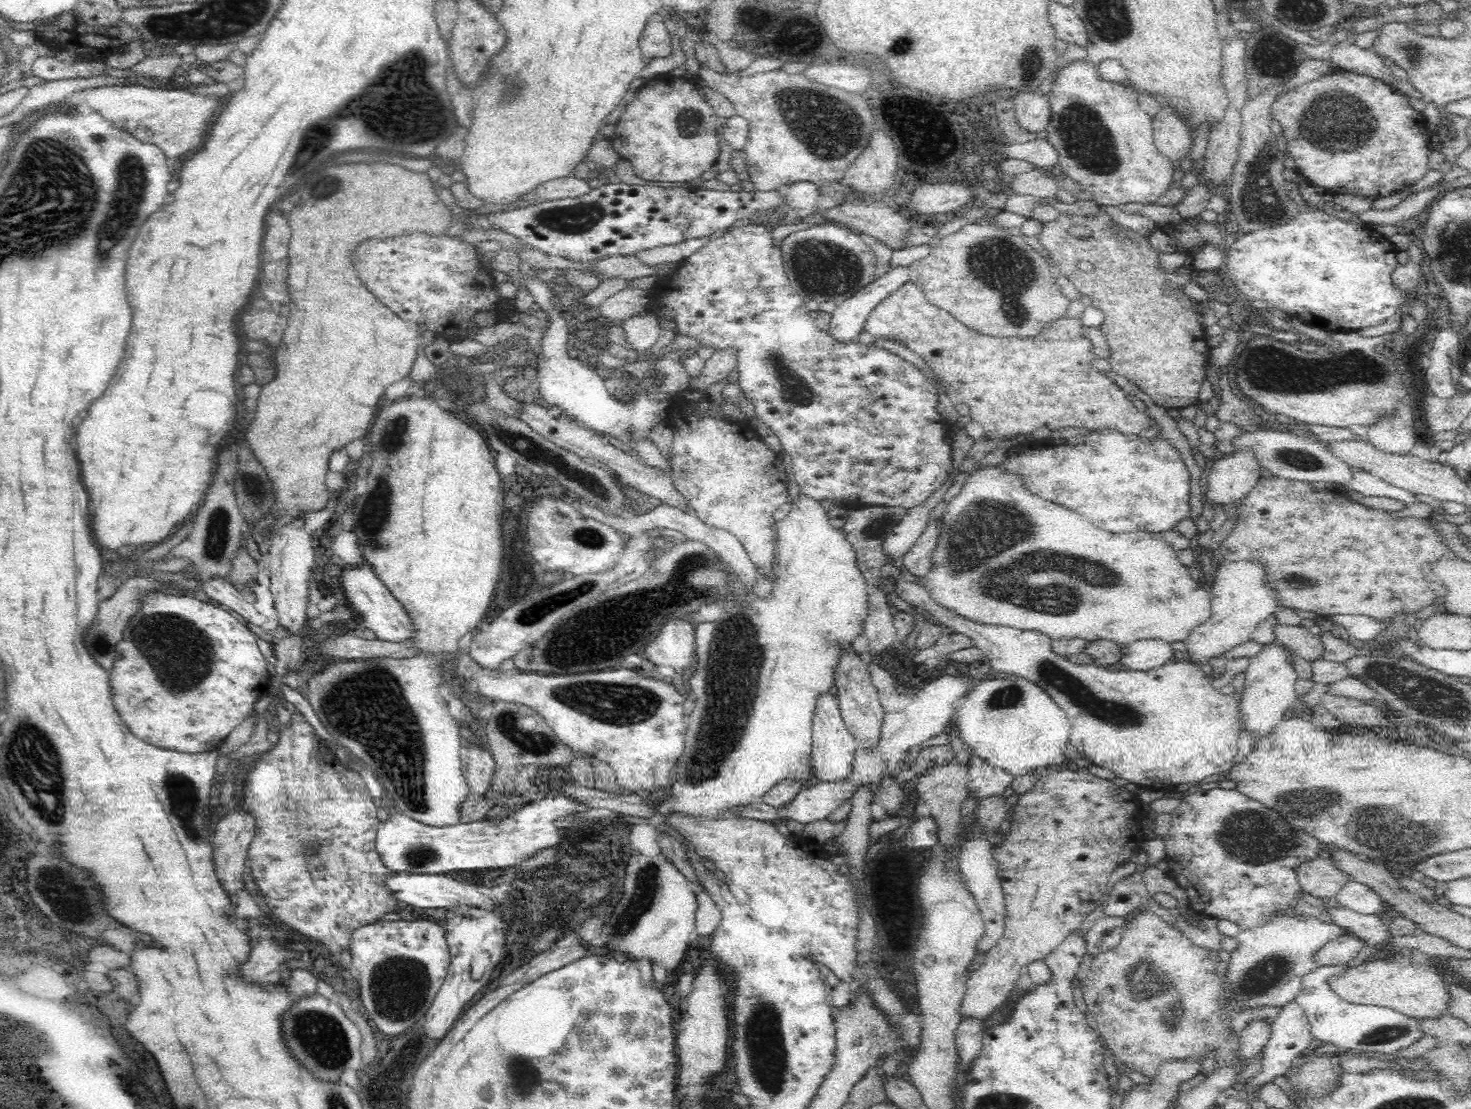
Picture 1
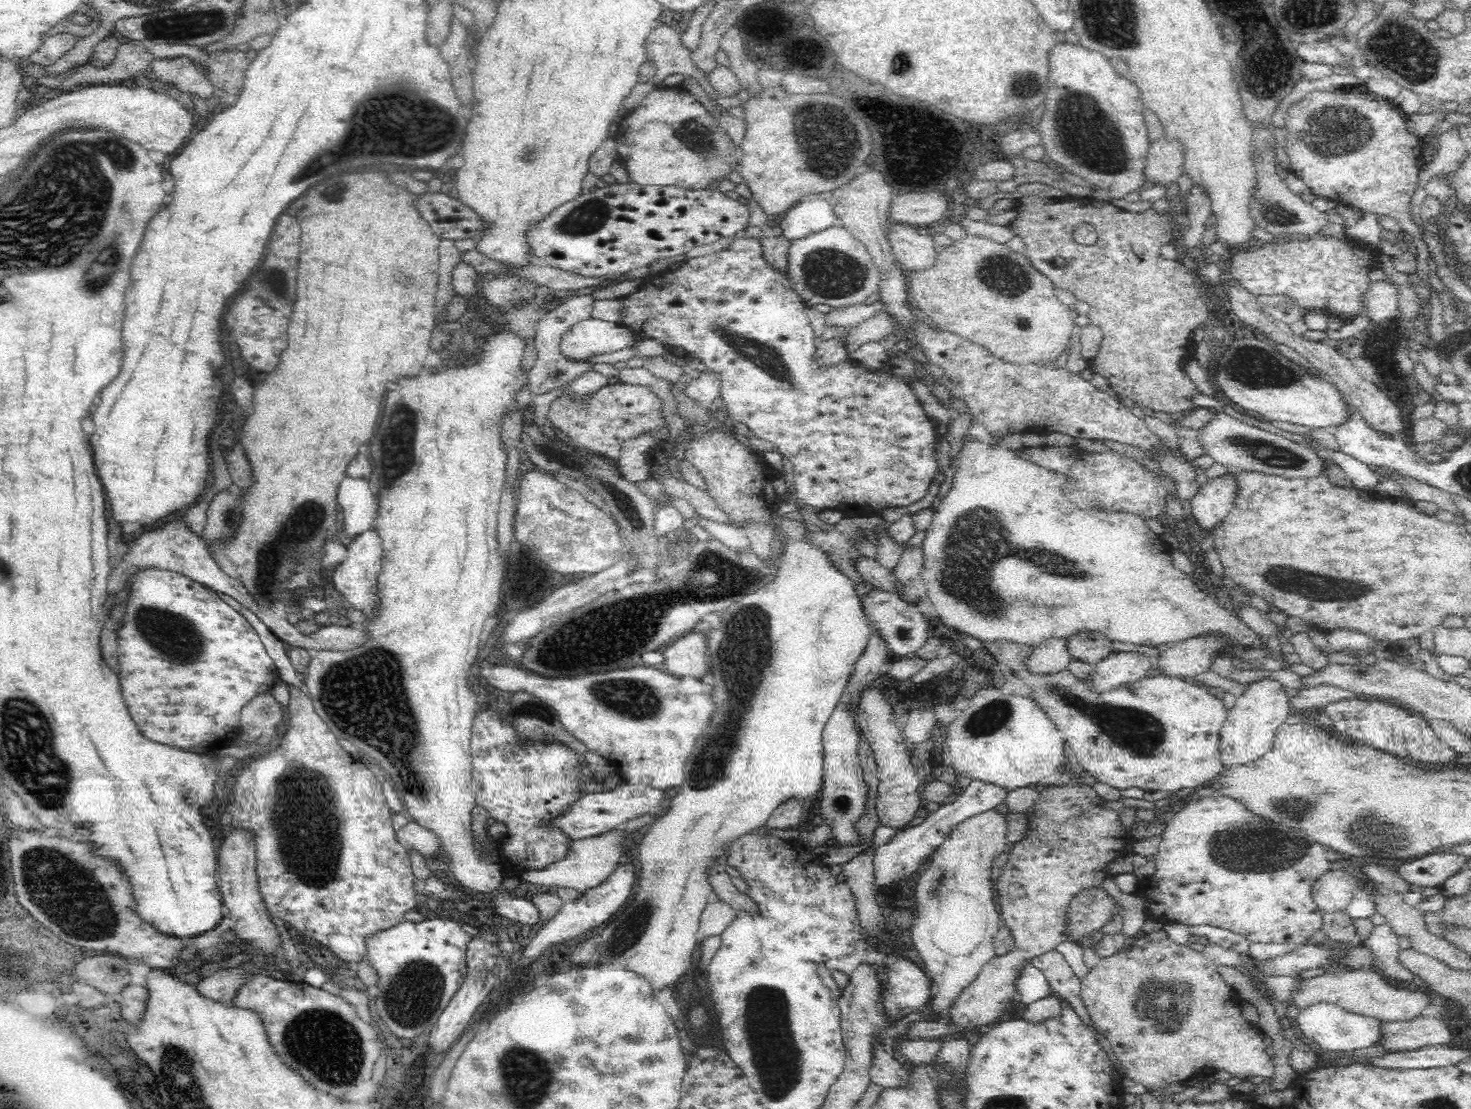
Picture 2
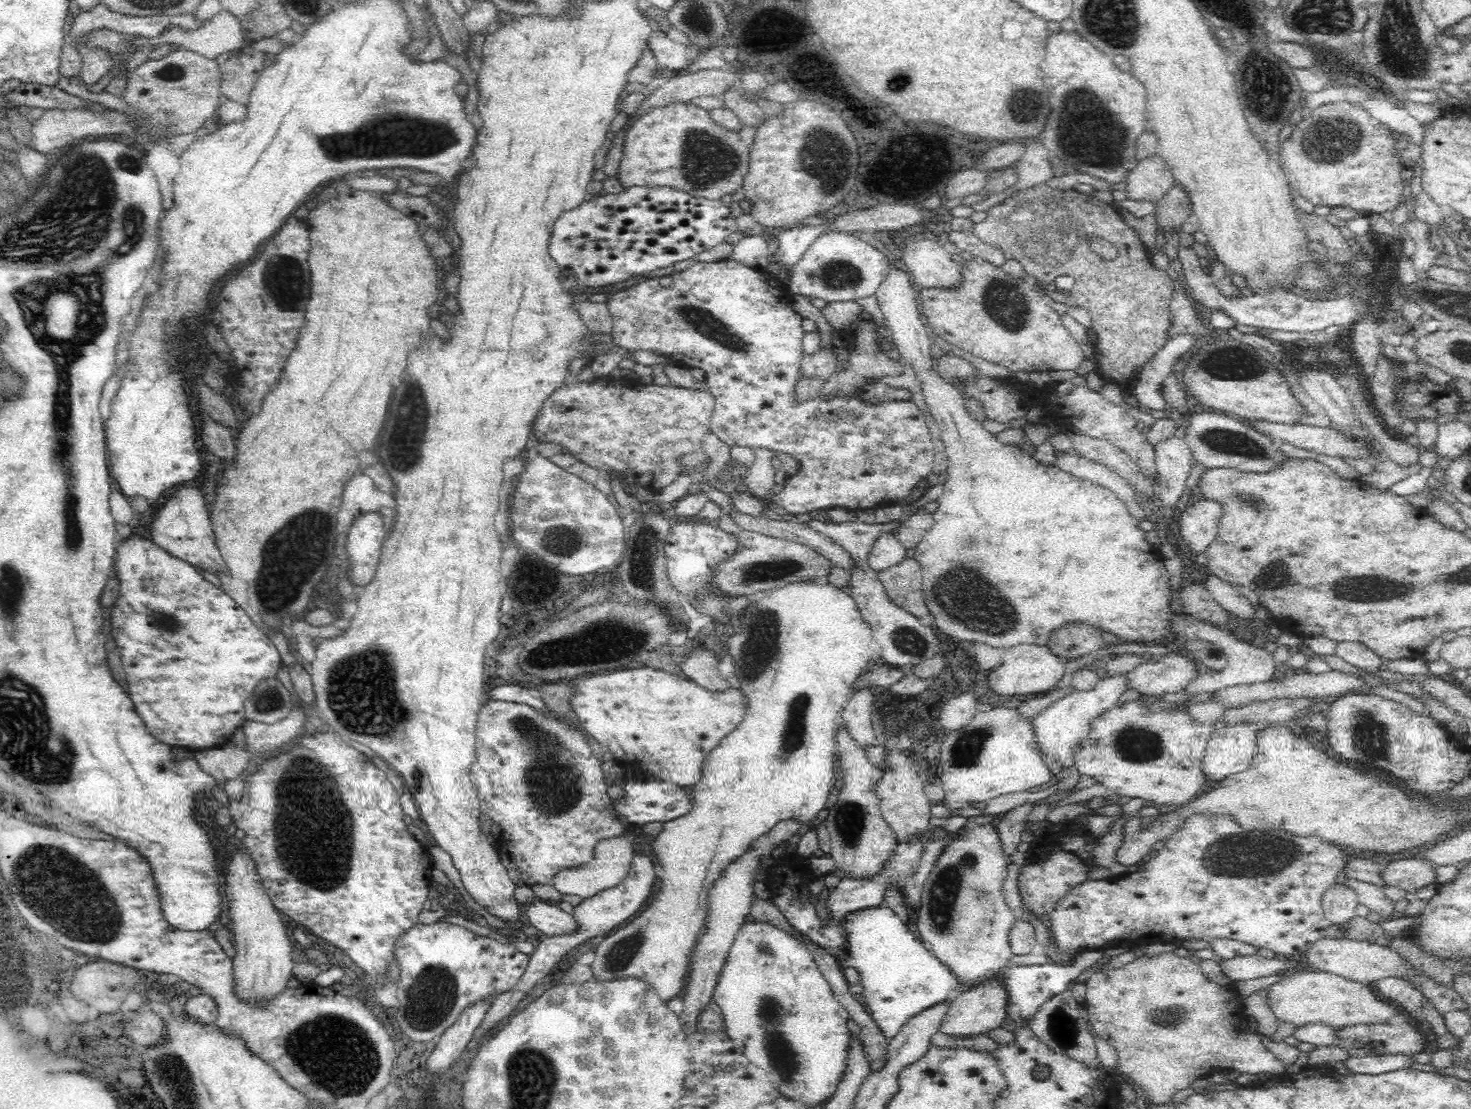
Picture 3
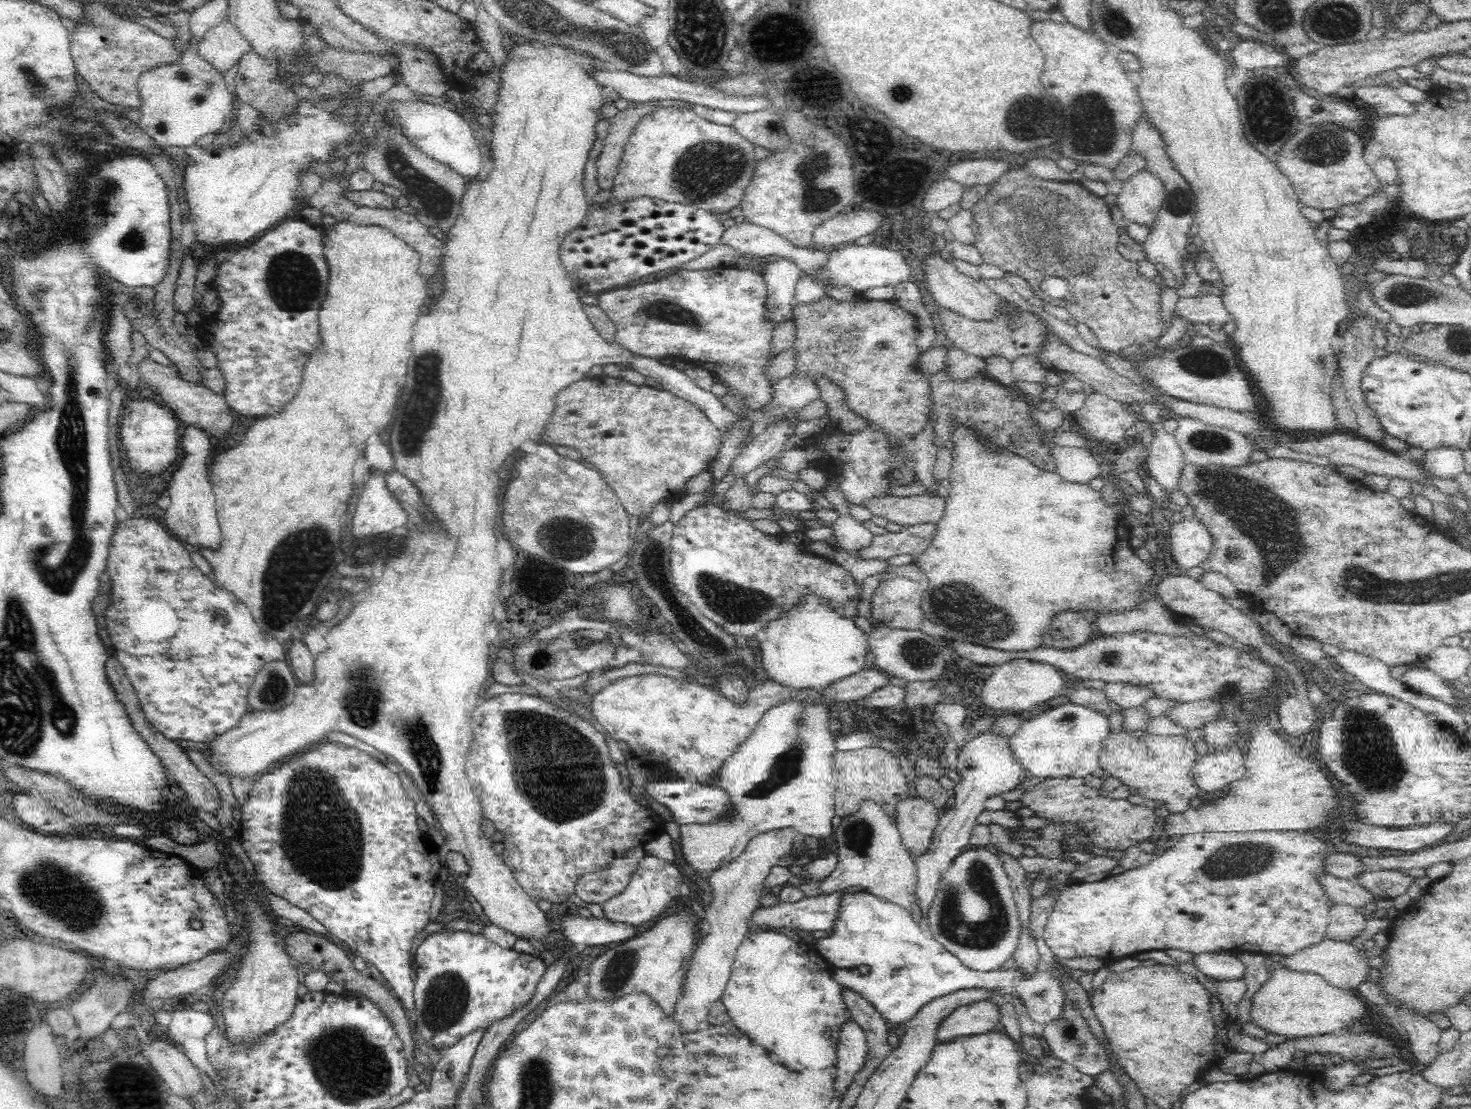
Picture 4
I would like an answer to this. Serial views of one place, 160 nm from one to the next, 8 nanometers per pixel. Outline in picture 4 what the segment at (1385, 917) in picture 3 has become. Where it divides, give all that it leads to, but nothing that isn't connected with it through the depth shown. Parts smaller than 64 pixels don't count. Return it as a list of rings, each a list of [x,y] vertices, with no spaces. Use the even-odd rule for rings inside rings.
[[[1328,872],[1320,875],[1319,879],[1334,904],[1350,904],[1356,908],[1377,902],[1377,897],[1364,885],[1358,883],[1358,880],[1343,879]]]

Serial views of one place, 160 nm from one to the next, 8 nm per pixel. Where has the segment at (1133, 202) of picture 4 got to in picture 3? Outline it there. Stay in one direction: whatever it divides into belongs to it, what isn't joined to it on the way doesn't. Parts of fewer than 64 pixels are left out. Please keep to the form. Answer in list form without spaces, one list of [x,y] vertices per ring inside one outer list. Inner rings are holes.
[[[1159,154],[1141,158],[1128,174],[1126,196],[1129,200],[1158,202],[1176,183],[1168,163]]]

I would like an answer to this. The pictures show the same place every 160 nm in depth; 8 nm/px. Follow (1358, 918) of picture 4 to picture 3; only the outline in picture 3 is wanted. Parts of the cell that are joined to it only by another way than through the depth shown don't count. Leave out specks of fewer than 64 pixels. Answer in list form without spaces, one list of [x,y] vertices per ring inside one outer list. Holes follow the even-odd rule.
[[[1334,882],[1322,898],[1325,919],[1331,924],[1344,924],[1356,916],[1357,893],[1346,883]]]

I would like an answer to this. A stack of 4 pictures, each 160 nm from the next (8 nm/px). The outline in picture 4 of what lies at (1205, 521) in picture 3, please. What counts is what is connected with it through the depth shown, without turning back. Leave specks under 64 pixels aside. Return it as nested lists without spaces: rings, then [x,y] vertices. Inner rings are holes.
[[[1196,516],[1172,523],[1168,539],[1173,561],[1182,570],[1205,566],[1214,544],[1210,529]]]

